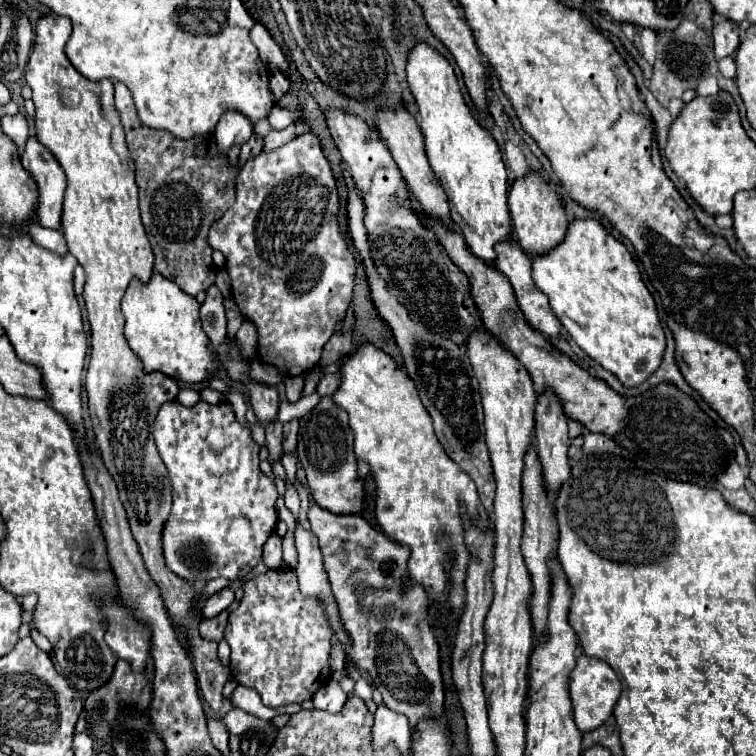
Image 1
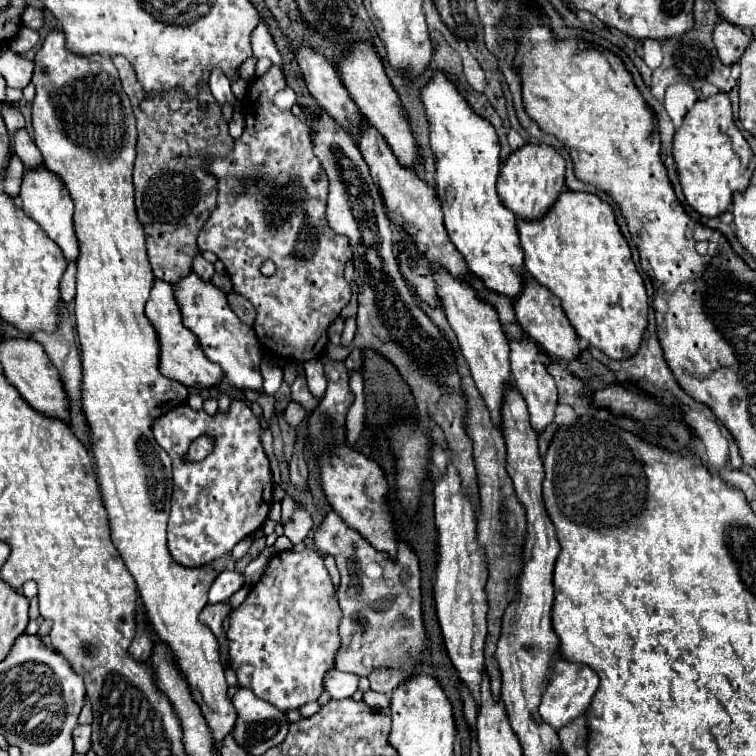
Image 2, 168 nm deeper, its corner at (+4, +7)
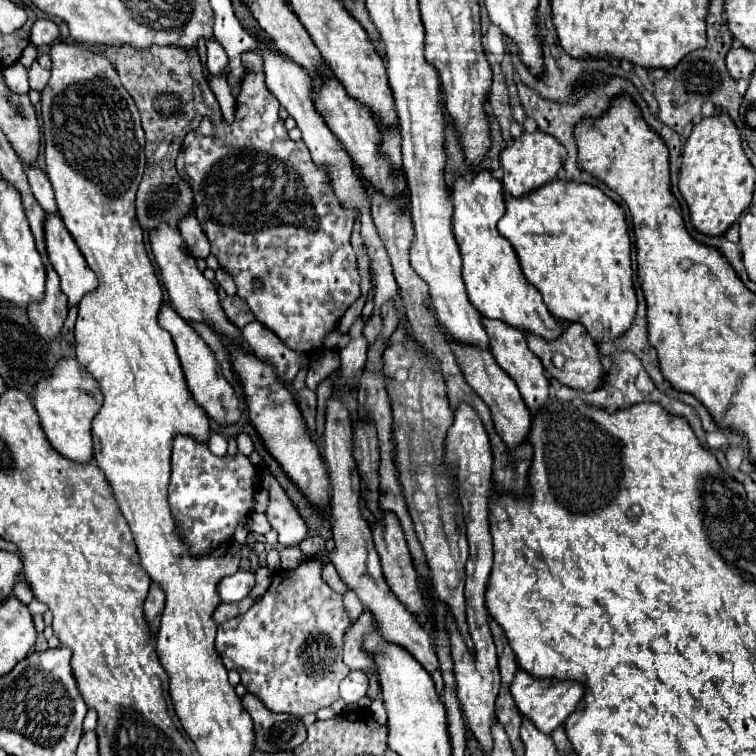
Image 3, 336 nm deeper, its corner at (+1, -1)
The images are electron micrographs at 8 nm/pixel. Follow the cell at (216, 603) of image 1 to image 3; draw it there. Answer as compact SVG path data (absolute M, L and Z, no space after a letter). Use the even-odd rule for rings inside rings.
M237 571L237 573L221 579L221 583L217 587L217 593L219 593L223 603L237 603L237 601L241 601L249 595L253 585L255 585L253 573Z

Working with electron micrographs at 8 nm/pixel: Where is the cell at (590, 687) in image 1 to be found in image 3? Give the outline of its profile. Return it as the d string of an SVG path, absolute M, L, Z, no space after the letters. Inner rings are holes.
M519 669L513 685L511 695L523 715L527 715L535 727L539 727L543 733L553 733L559 725L567 721L567 717L575 711L577 703L581 701L585 689L579 687L575 681L559 681L559 679L537 679L527 675L527 671Z

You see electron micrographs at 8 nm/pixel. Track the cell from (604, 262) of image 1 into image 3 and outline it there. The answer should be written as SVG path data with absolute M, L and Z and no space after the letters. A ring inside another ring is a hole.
M559 179L521 199L515 199L511 195L505 195L505 199L507 213L497 223L497 229L517 251L527 281L541 291L547 309L557 319L563 317L565 321L583 323L595 343L601 343L605 335L619 339L623 333L627 333L627 329L631 329L631 321L637 315L637 293L633 285L629 257L631 245L623 209L593 185Z

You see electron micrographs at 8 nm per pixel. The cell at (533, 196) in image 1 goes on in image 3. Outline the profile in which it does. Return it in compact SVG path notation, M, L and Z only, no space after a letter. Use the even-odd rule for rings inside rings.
M523 133L519 139L515 139L509 147L501 151L501 167L503 167L503 187L513 197L525 197L531 191L537 191L545 183L551 183L557 179L559 171L563 169L565 161L565 149L563 145L547 135L547 133Z

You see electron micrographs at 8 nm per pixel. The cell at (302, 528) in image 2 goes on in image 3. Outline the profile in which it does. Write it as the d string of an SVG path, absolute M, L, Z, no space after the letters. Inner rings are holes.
M263 471L261 487L267 489L271 495L267 517L271 527L279 533L279 543L287 547L299 545L307 537L307 523L301 517L299 509L293 505L287 491L279 485L279 481L269 471Z

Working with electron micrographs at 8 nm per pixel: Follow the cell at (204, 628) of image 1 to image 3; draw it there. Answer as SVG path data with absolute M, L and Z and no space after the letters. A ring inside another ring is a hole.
M221 603L213 613L213 621L217 625L221 625L221 623L225 623L231 617L237 617L237 615L239 615L239 603Z

